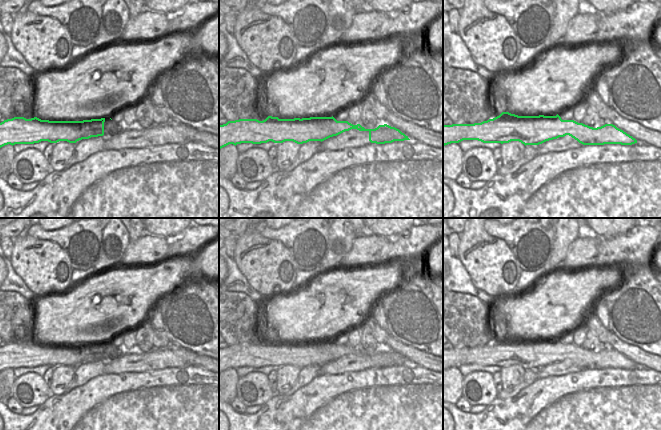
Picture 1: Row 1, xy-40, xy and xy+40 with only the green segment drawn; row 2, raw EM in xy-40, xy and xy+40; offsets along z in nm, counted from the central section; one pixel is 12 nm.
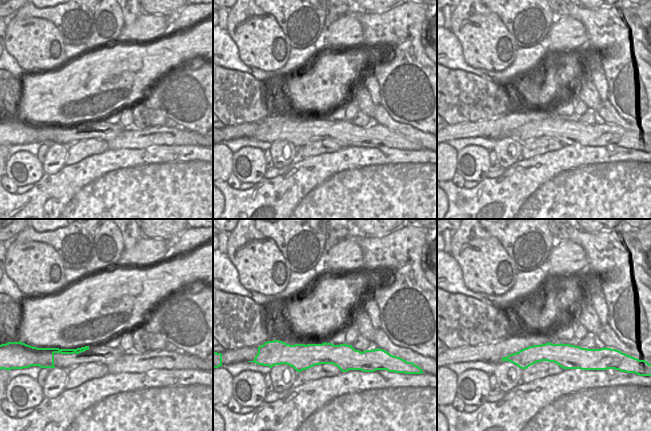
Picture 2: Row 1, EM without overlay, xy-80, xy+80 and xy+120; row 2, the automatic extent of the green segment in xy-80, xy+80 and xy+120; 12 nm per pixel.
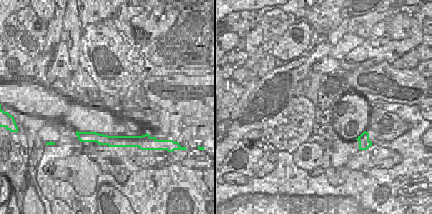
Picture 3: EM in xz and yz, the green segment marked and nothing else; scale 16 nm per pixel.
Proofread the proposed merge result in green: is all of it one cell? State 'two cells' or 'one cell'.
one cell

